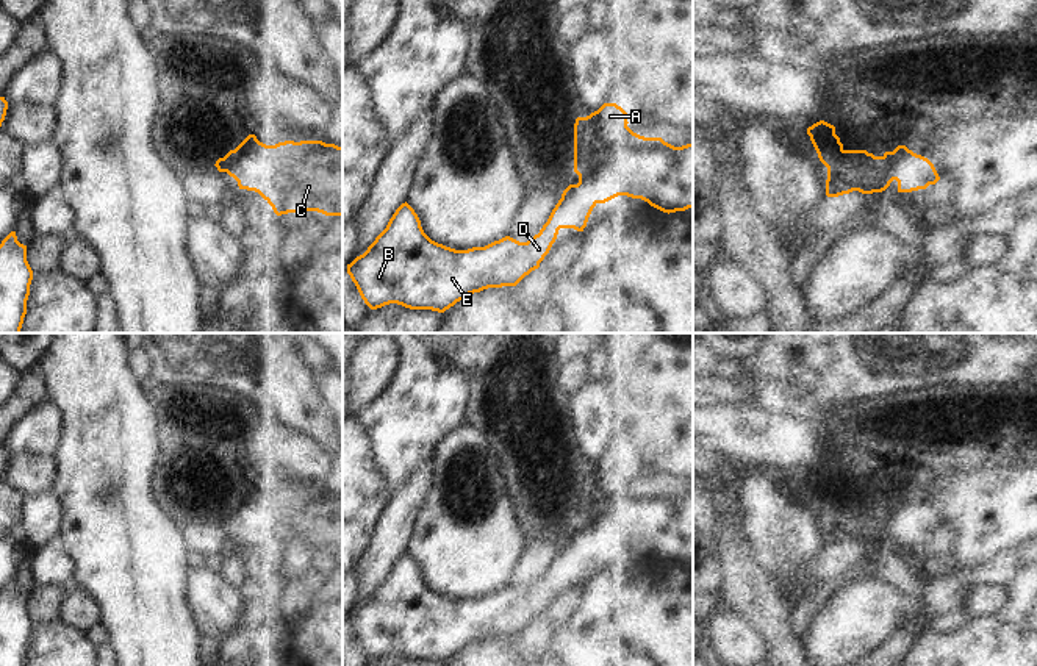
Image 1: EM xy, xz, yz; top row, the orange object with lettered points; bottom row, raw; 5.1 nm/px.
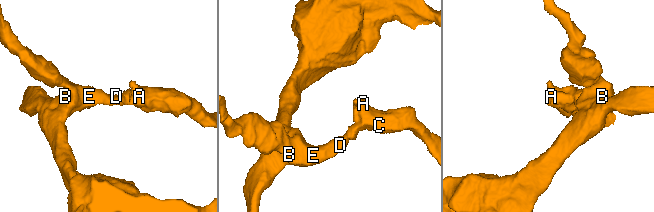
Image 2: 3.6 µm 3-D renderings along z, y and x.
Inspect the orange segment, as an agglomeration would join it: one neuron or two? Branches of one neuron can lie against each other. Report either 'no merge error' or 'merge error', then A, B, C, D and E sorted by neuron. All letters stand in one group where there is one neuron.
no merge error; A B C D E

